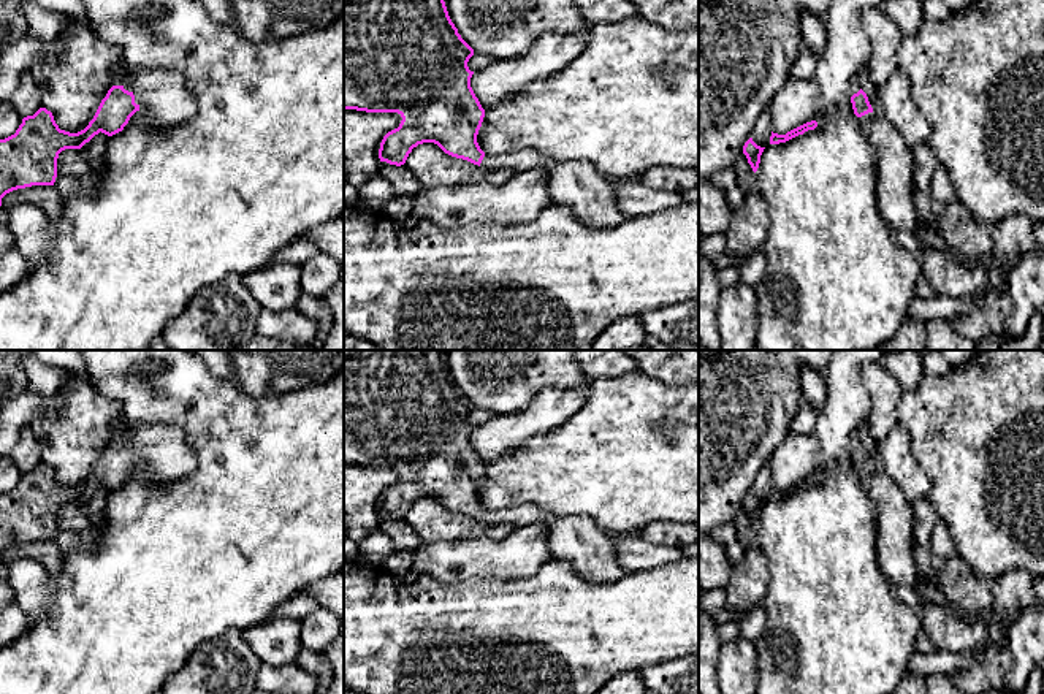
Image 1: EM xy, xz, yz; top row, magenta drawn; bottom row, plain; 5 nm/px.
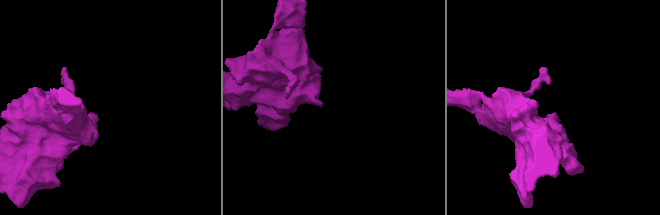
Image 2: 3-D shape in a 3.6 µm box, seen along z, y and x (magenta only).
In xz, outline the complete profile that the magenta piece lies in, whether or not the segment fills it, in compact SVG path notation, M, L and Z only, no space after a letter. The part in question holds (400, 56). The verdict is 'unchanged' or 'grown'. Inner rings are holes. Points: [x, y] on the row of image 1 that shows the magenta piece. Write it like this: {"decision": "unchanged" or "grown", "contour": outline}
{"decision": "grown", "contour": "M344 0L344 109L398 112L402 117L399 127L388 132L380 143L380 162L401 166L413 147L434 143L445 154L486 170L509 168L520 173L542 168L547 171L553 203L570 208L580 222L594 228L626 222L627 215L616 204L618 182L596 171L588 162L558 162L534 149L502 155L486 155L480 149L477 135L485 109L471 87L474 71L469 70L467 62L472 55L474 49L458 33L444 0Z"}

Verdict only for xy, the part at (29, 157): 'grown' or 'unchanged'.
grown

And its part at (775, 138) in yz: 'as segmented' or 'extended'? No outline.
as segmented

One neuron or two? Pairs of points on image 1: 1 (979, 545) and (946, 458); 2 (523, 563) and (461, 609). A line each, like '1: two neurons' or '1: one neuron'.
1: one neuron
2: two neurons

